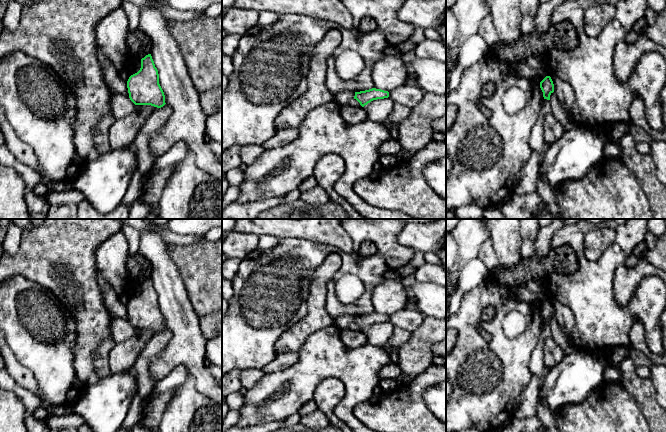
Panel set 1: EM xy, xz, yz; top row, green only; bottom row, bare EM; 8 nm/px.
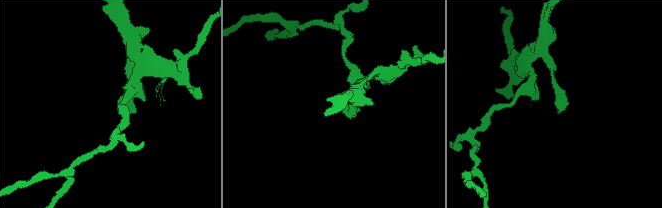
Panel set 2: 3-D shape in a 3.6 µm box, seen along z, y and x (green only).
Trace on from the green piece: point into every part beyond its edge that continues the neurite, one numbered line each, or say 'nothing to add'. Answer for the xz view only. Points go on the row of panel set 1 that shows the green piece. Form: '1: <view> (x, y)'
nothing to add

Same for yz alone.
nothing to add

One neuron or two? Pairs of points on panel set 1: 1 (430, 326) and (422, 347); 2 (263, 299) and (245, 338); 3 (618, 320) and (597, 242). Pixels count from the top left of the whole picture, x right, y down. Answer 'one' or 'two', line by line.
1: one
2: one
3: two

